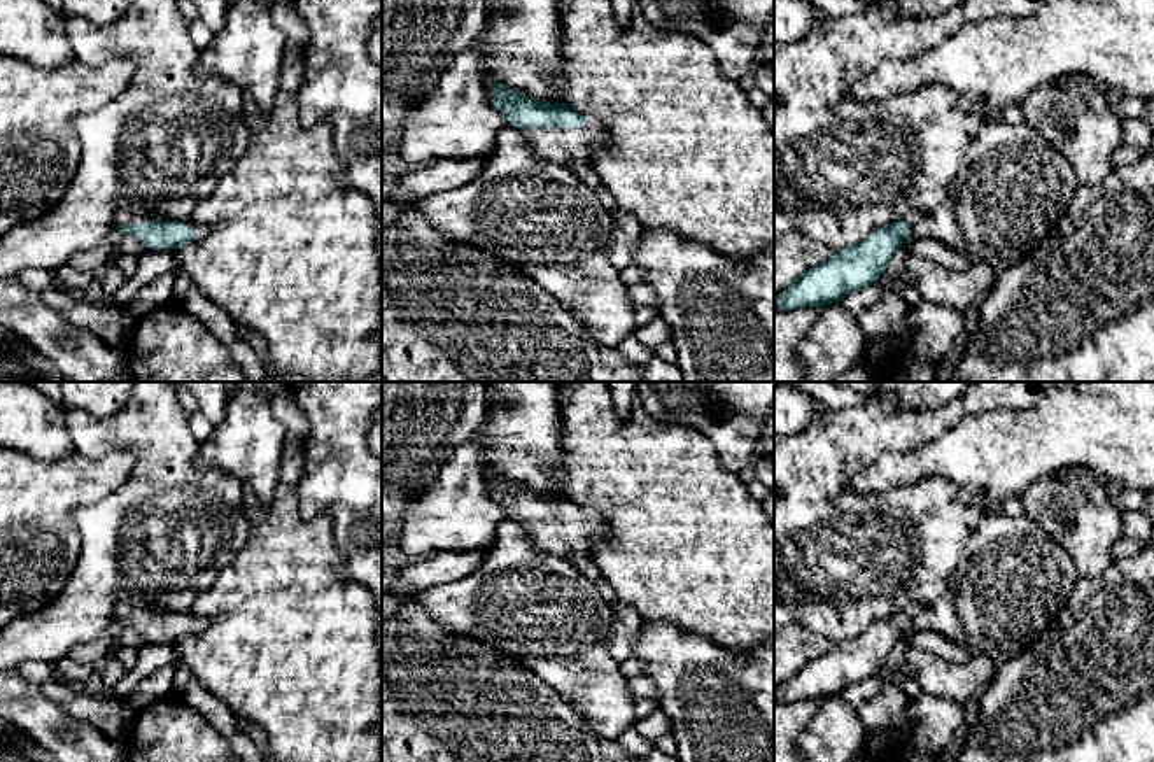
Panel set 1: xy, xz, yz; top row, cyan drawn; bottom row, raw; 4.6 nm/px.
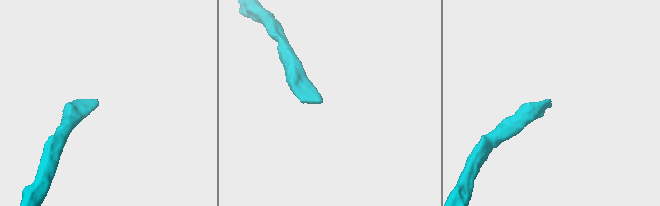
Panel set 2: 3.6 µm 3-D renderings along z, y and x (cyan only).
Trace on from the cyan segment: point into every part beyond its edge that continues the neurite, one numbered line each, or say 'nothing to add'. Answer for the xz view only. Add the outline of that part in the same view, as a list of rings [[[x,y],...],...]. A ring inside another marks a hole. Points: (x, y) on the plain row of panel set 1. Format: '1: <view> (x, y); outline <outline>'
1: xz (576, 538); outline [[[588,513],[574,520],[529,520],[520,522],[522,536],[532,543],[538,552],[562,557],[566,561],[594,561],[594,547],[606,538],[604,522]]]

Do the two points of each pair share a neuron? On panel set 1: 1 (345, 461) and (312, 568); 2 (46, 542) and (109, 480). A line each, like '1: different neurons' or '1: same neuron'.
1: different neurons
2: same neuron

